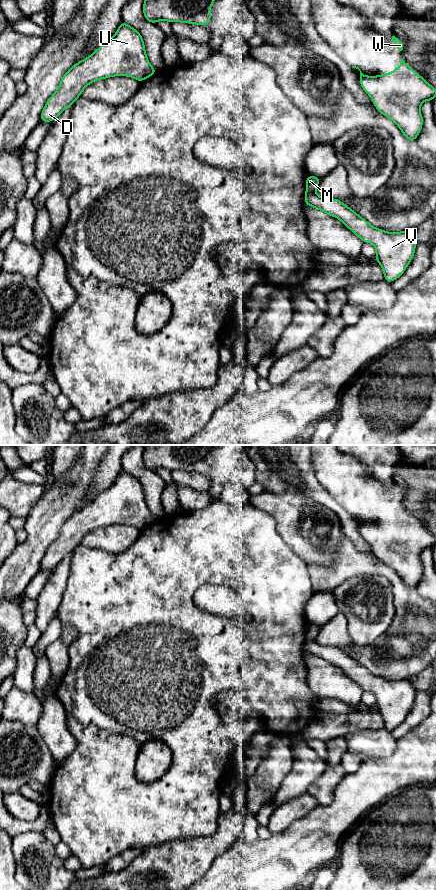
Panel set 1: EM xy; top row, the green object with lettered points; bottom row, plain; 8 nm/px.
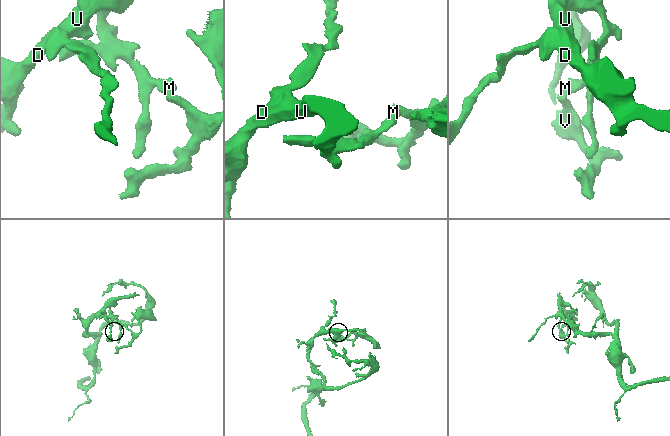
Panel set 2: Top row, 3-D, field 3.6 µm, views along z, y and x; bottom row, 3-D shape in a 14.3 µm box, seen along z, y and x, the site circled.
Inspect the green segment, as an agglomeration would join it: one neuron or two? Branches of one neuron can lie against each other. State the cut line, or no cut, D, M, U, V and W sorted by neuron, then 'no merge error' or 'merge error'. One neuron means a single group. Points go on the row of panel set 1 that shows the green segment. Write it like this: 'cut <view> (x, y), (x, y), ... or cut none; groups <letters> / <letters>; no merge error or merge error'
cut xy (306, 190), (314, 191); groups D M U / V W; merge error

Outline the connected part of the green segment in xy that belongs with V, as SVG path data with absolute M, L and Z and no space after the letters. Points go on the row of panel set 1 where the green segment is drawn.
M306 191L304 202L338 218L363 243L371 242L376 248L375 258L382 267L386 281L395 281L411 262L417 241L407 230L390 233L375 228L340 200L321 197L315 191Z

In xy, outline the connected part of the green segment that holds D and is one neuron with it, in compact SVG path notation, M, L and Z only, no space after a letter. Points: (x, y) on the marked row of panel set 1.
M122 21L111 39L63 75L58 89L46 101L40 122L54 121L96 80L129 76L142 82L157 72L148 61L141 34Z

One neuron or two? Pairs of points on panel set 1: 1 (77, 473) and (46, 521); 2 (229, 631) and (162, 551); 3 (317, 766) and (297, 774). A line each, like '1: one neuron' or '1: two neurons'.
1: one neuron
2: one neuron
3: one neuron

